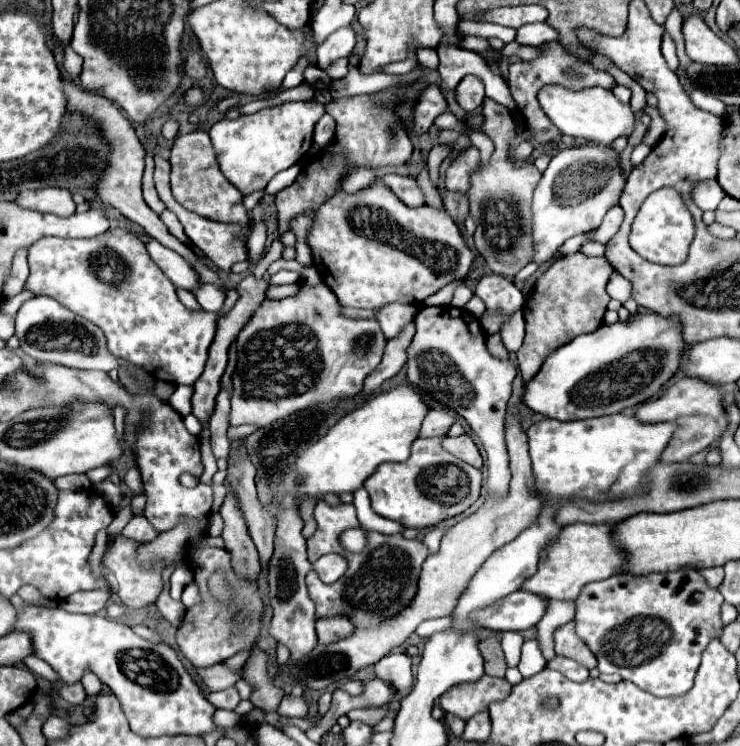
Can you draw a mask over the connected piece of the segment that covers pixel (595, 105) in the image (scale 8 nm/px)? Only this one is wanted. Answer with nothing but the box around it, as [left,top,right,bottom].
[538,85,634,145]

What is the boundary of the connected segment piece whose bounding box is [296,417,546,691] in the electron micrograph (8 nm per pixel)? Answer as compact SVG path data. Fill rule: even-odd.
M512 417L506 423L506 445L508 445L510 473L512 473L508 493L502 497L488 497L476 513L472 513L470 517L462 519L460 523L448 529L448 533L442 537L440 551L434 555L428 555L426 561L422 563L418 591L400 613L388 617L376 627L356 627L354 633L330 645L318 643L312 651L312 667L310 663L304 663L304 661L296 663L298 685L308 687L312 691L324 691L326 687L330 689L342 679L354 677L358 669L380 661L384 655L390 653L392 647L402 645L422 621L450 615L456 607L456 601L460 599L460 593L464 593L464 589L468 587L468 581L482 567L482 563L496 549L516 539L524 529L536 525L540 517L540 507L544 505L546 497L536 489L536 479L534 479L530 455L528 455L528 439L516 417Z

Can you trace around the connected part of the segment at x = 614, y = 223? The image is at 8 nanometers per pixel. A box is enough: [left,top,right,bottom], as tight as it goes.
[590,205,624,243]

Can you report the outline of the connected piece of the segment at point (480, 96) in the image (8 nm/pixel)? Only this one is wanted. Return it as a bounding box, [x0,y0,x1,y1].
[456,75,484,111]

